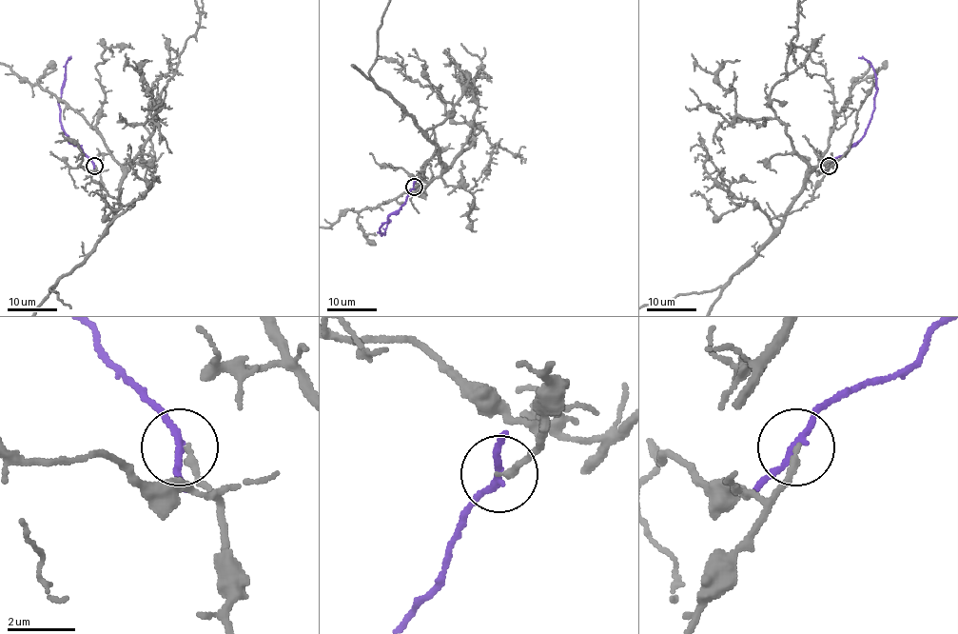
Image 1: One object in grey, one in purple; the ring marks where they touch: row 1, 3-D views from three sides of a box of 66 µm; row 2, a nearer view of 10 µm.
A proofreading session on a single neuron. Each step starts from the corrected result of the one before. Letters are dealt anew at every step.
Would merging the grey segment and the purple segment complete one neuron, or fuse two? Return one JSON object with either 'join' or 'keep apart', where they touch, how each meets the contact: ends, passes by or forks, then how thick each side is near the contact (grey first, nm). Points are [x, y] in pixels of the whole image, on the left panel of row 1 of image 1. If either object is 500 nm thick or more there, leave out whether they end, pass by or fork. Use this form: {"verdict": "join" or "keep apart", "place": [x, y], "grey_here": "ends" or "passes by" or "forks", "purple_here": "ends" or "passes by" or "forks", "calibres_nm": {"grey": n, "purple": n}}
{"verdict": "keep apart", "place": [94, 166], "grey_here": "ends", "purple_here": "passes by", "calibres_nm": {"grey": 200, "purple": 170}}

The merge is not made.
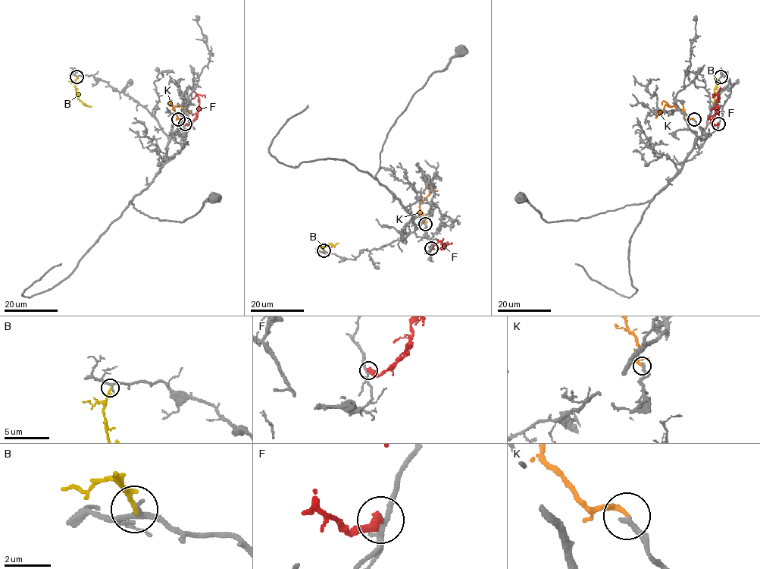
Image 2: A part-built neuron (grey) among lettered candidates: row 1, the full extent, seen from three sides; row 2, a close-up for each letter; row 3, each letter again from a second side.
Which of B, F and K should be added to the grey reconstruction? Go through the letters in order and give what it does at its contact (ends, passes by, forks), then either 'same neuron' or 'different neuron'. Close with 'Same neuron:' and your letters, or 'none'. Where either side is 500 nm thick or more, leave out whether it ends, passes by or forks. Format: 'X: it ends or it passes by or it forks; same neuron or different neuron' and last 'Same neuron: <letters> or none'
B: it ends; different neuron
F: it ends; different neuron
K: it passes by; different neuron
Same neuron: none

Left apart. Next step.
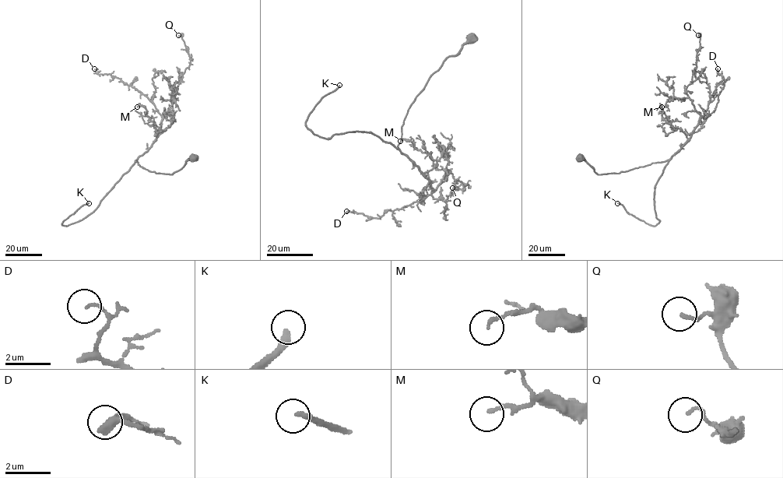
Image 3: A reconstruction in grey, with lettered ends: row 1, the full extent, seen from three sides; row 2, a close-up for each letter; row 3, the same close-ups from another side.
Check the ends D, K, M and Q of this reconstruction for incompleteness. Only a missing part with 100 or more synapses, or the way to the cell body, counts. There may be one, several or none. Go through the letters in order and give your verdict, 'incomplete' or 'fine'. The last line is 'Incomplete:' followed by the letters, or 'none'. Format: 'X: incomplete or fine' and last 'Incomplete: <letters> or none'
D: fine
K: incomplete
M: fine
Q: fine
Incomplete: K

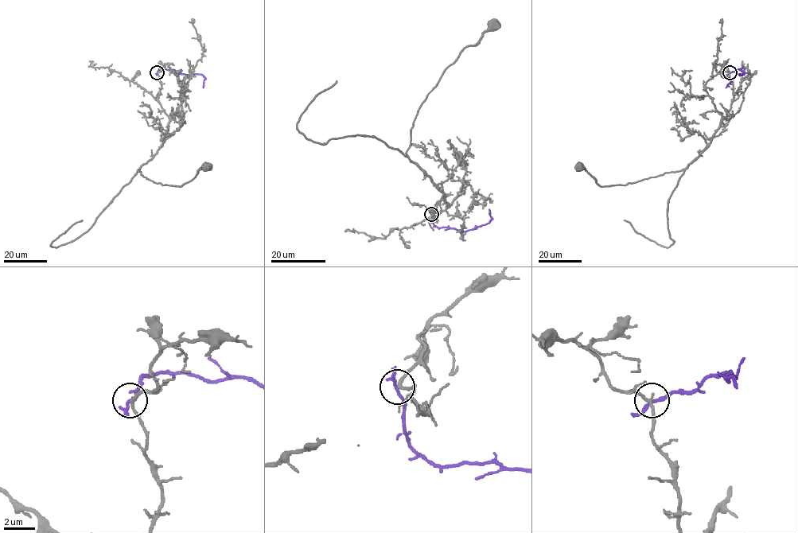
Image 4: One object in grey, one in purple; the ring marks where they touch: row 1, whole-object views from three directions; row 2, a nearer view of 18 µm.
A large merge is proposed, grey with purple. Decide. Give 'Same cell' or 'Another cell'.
Another cell

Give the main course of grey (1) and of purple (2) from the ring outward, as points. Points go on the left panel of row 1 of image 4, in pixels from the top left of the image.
1: (157, 72), (161, 85), (157, 101), (168, 116), (168, 134), (138, 170), (154, 182), (181, 186), (208, 165)
2: (157, 72), (163, 68), (191, 75), (201, 74), (204, 78), (203, 87)

